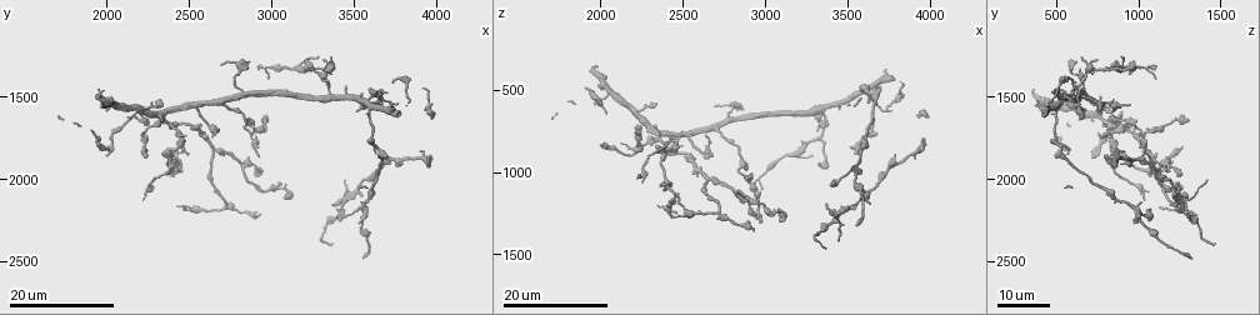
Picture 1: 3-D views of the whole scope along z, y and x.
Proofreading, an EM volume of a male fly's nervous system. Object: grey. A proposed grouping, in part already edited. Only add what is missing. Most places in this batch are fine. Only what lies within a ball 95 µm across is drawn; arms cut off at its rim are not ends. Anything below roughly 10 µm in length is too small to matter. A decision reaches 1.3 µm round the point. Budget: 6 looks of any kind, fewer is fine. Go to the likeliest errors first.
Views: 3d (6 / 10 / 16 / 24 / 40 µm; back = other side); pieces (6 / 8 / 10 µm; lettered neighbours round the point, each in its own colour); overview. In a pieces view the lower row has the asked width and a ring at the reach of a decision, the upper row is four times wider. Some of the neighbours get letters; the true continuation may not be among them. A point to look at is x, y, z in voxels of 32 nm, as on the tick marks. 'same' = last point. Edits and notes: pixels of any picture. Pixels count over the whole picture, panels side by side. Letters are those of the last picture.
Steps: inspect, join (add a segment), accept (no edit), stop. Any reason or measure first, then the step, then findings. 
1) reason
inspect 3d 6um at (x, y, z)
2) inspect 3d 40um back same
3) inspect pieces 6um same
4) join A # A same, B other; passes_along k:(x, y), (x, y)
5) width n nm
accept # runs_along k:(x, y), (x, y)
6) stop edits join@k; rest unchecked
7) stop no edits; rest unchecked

tapers out
inspect 3d 24um at (3380, 2400, 1460)

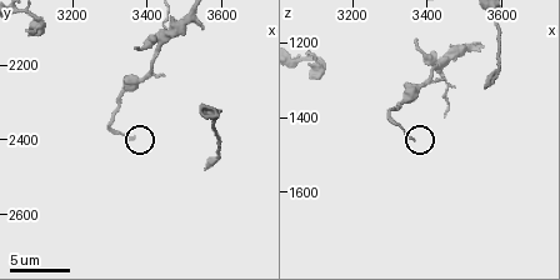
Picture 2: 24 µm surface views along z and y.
inspect pieces 6um at (3360, 2400, 1460)

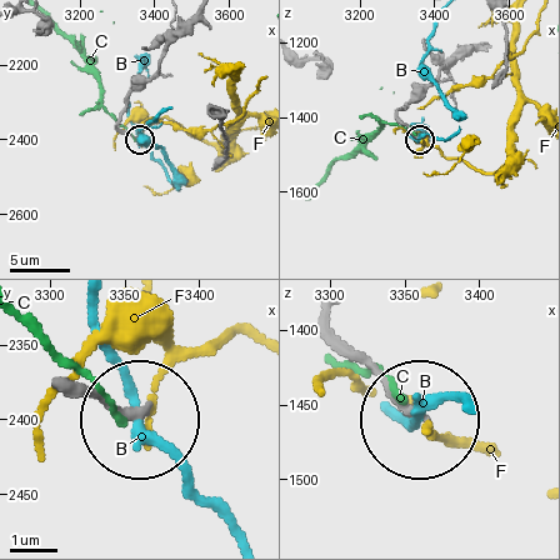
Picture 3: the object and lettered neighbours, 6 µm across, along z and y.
accept # B other, C other, F other; no lettered segment goes on from it

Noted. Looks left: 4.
branch stops here
inspect 3d 16um at (3320, 1360, 960)

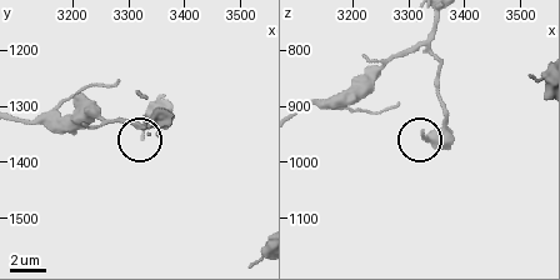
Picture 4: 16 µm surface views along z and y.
inspect pieces 8um at (3325, 1355, 950)

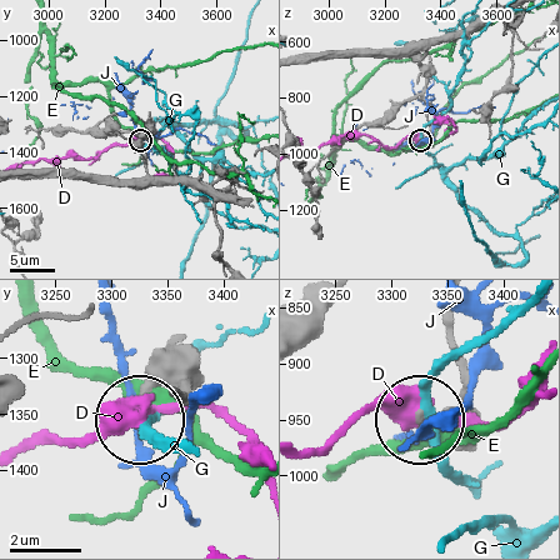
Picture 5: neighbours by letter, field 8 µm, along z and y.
accept # D other, E other, G other, J other; no lettered segment goes on from it

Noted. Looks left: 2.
inspect 3d 24um at (3720, 1400, 620)

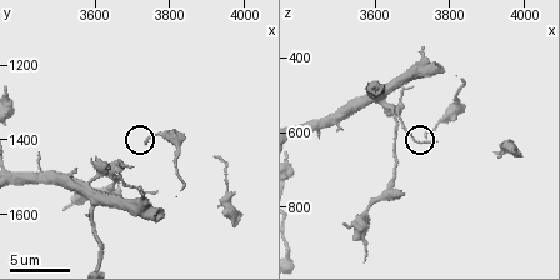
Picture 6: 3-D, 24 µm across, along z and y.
inspect pieces 10um at (3740, 1400, 610)

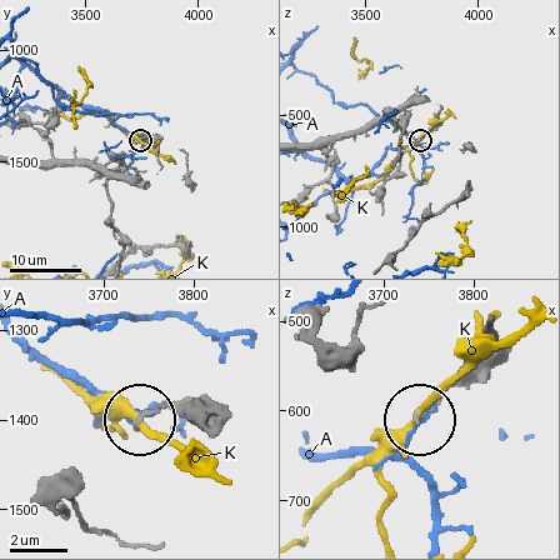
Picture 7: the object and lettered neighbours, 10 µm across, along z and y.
accept # A other, K other; runs_along 7:(200, 429), (165, 406), (139, 419); none of them fits

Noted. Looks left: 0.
stop no edits; rest unchecked

